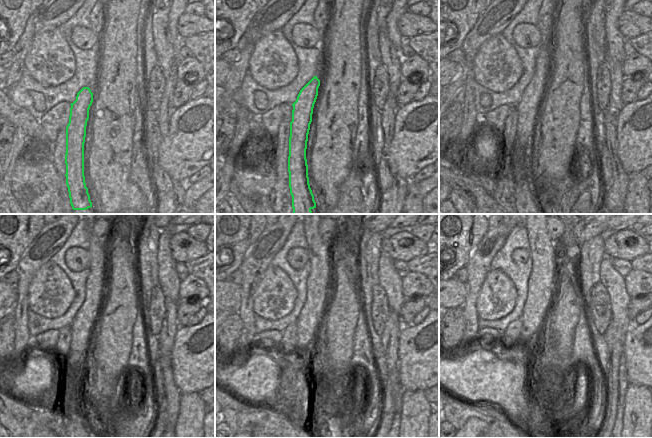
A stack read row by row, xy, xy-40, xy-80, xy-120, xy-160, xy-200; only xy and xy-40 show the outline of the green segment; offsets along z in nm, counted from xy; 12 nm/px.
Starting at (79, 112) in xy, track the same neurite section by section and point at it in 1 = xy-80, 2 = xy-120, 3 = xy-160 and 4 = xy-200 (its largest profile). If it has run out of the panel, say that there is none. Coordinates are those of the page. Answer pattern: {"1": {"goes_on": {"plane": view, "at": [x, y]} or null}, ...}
{"1": {"goes_on": {"plane": "xy-80", "at": [527, 108]}}, "2": {"goes_on": {"plane": "xy-120", "at": [85, 318]}}, "3": {"goes_on": {"plane": "xy-160", "at": [317, 284]}}, "4": {"goes_on": {"plane": "xy-200", "at": [541, 281]}}}

